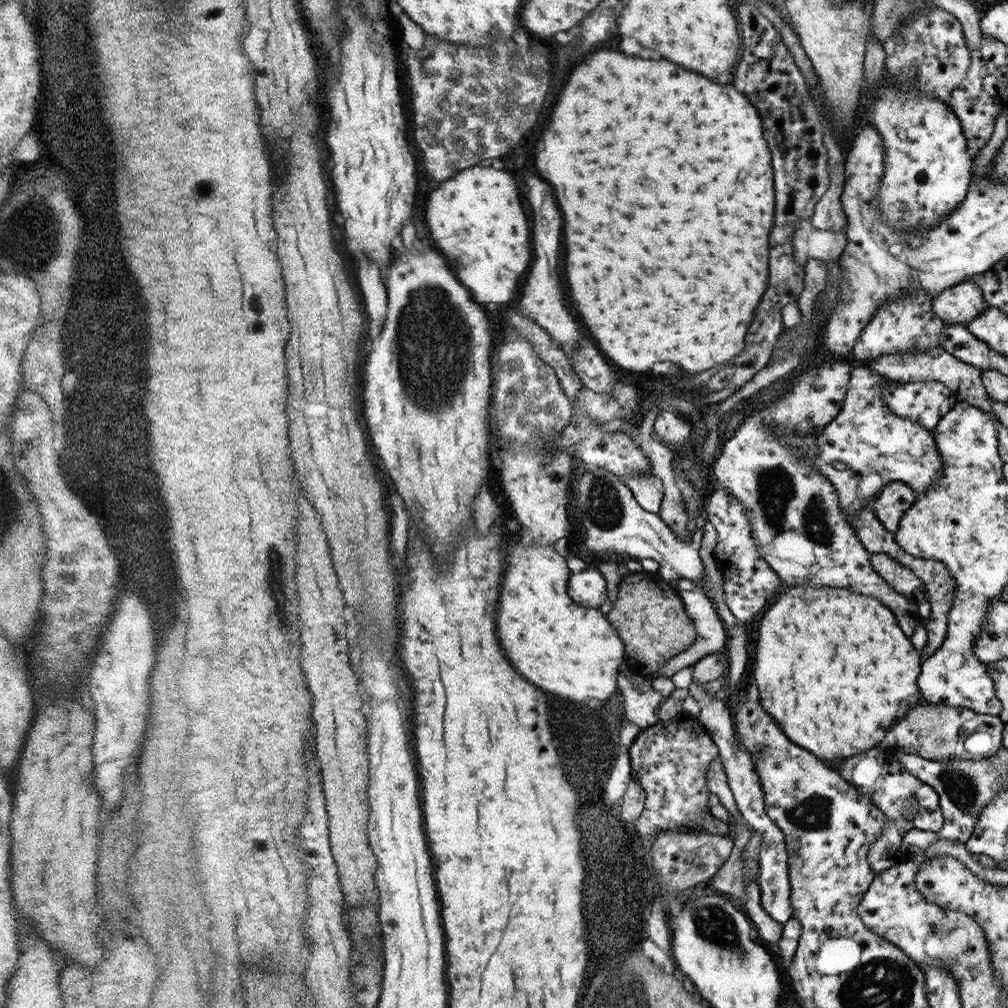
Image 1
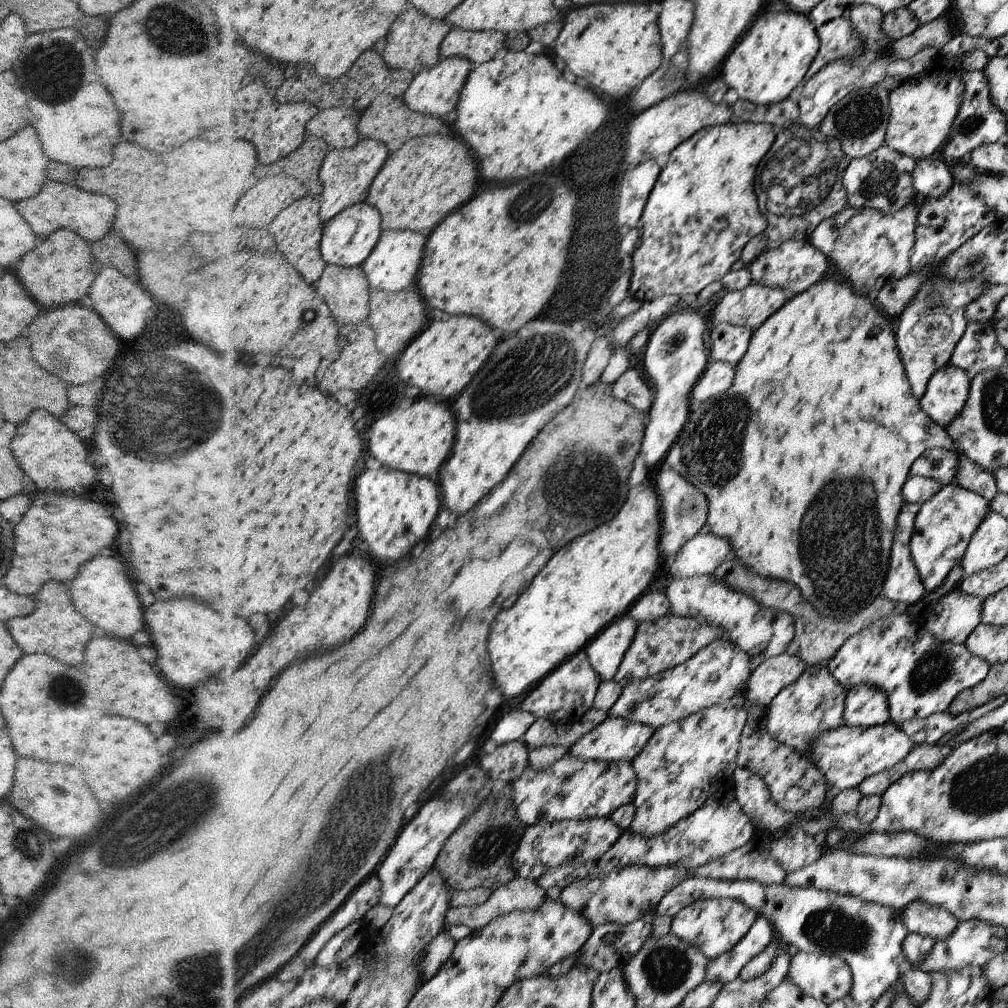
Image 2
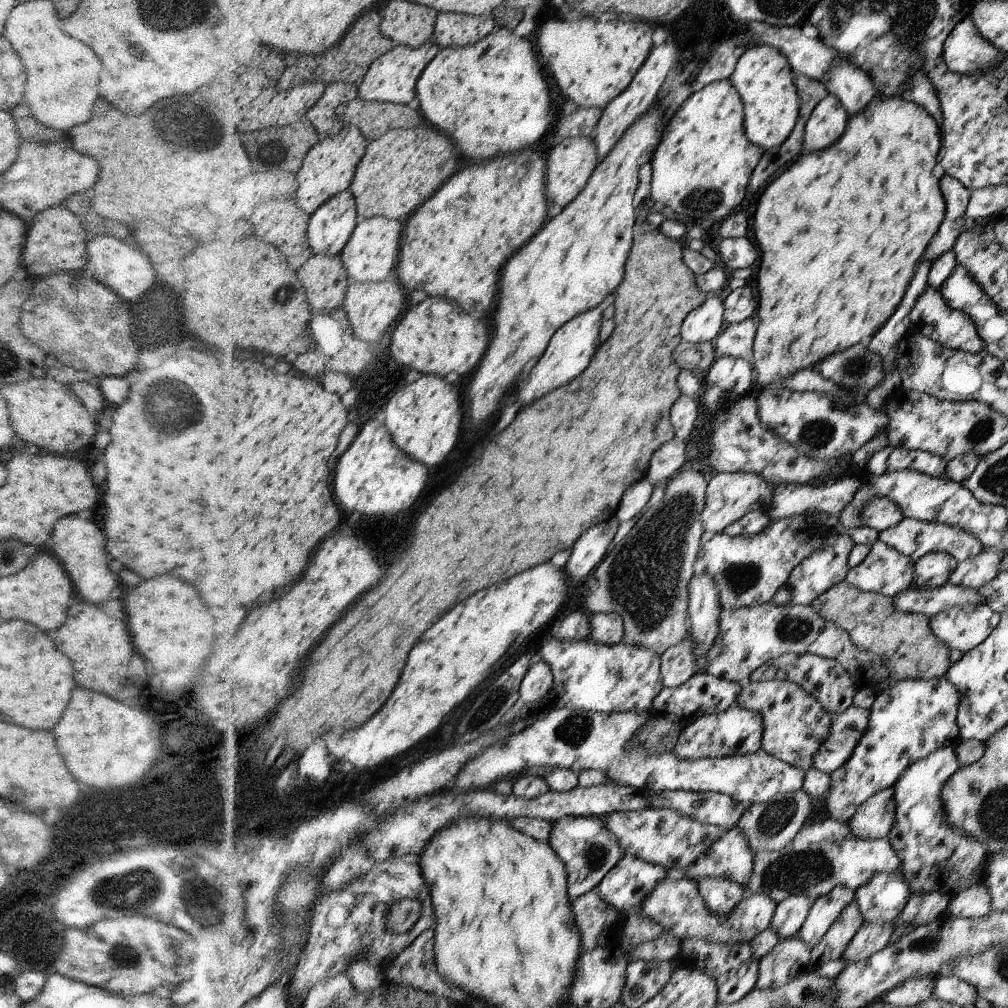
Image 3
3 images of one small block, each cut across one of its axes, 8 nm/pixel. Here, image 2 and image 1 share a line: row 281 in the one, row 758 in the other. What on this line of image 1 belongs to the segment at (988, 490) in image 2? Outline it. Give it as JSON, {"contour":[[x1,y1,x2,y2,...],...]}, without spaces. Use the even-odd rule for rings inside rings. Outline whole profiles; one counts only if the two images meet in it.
{"contour":[[810,585,790,586,789,590,778,596,776,603,768,608,768,611,764,614,762,620,760,620,758,632,756,656,754,656,754,667,751,672,755,684,754,689,760,693,760,698,764,699,764,709,768,710,768,713,772,714,772,717,778,721,778,725,792,739,792,742,800,745,802,749,814,752,818,759,822,759,824,762,836,760,836,758,847,760,847,758,854,755,858,756,860,753,864,753,871,748,879,746,881,743,887,742,889,733,894,728,894,725,906,713,916,707,918,700,920,700,920,690,918,690,920,658,918,658,918,652,914,652,914,647,916,646,916,649,922,650,927,645,925,623,916,626,912,636,906,636,902,628,898,626,898,619,892,613,892,609,882,605,882,601,874,599,874,597,856,593,856,591,850,592,850,589,845,589,844,587,828,588,828,586,822,586,822,588,816,588]]}

